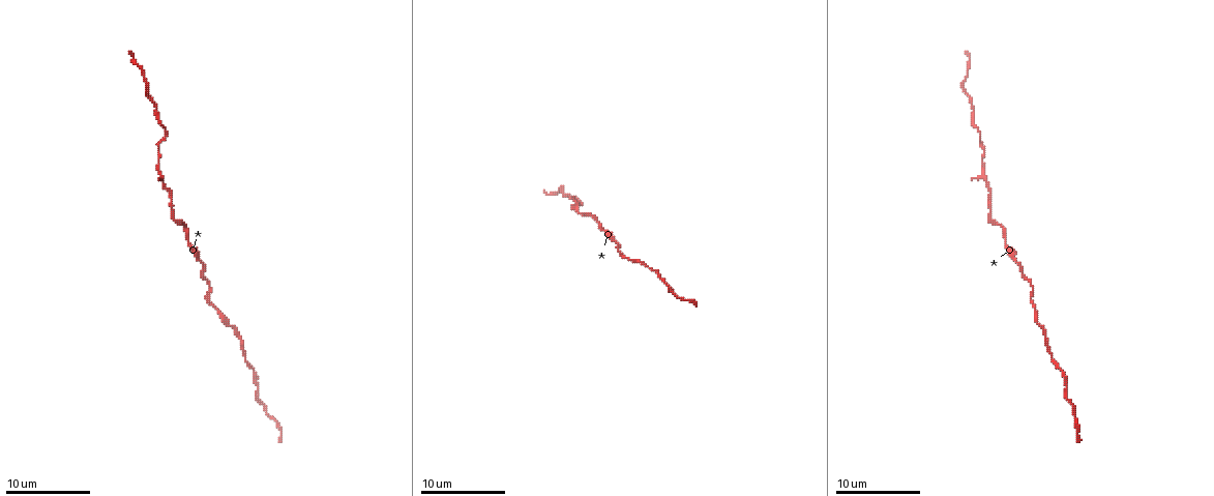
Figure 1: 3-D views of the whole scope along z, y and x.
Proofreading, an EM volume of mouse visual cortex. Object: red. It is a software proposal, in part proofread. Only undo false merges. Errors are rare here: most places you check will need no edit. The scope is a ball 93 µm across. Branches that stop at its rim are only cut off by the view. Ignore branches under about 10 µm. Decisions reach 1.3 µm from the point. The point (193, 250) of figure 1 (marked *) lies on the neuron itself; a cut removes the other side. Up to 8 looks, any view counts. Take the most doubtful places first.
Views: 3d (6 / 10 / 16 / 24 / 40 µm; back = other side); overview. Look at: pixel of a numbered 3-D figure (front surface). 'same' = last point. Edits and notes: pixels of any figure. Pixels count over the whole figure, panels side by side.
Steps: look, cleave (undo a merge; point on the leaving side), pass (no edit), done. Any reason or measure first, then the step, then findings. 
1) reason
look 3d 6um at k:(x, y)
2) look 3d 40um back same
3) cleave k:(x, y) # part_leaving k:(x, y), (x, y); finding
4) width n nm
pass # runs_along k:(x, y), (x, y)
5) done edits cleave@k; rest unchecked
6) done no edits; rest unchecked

thick turns thin
look 3d 6um at 1:(200, 259)

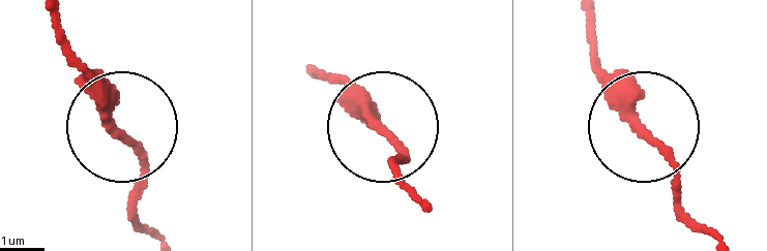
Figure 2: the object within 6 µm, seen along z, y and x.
pass # runs_along 2:(82, 82), (135, 156), (138, 200), (156, 229); one neuron here

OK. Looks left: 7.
look 3d 16um at 1:(159, 163)

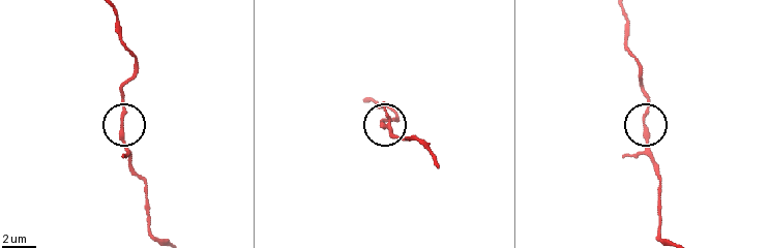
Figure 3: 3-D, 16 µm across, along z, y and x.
pass # runs_along 3:(155, 238), (147, 188), (122, 134), (122, 86); one neuron here

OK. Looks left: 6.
thick turns thin
look 3d 10um at 1:(641, 263)

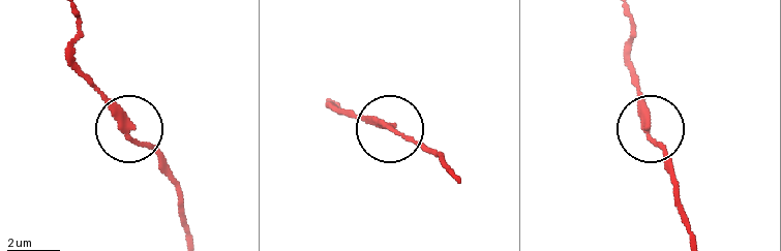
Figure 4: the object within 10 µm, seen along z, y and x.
width 260 nm
pass # runs_along 4:(629, 17), (633, 37), (626, 64), (639, 117), (673, 175); continuous, no second neuron

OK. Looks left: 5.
calibre changes
look 3d 16um at 1:(172, 215)

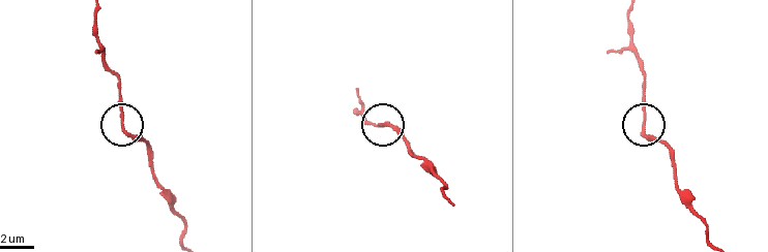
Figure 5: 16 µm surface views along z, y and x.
look 3d 6um at 5:(642, 127)

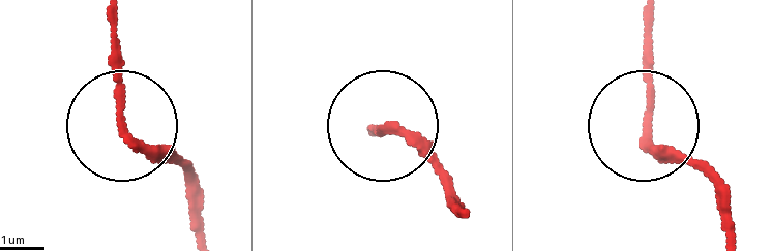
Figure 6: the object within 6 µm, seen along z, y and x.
pass # runs_along 6:(205, 232), (194, 177), (149, 155), (120, 121), (116, 13); one neuron here

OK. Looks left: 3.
done no edits; rest unchecked

